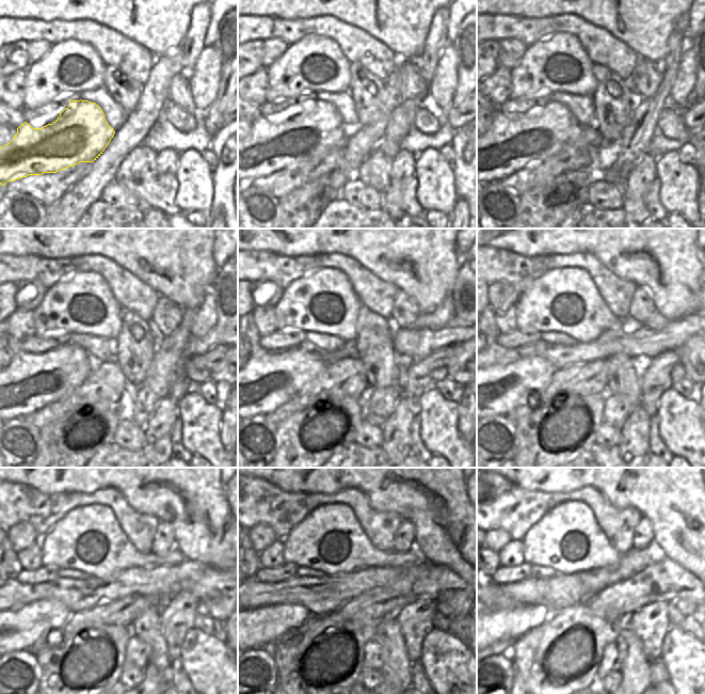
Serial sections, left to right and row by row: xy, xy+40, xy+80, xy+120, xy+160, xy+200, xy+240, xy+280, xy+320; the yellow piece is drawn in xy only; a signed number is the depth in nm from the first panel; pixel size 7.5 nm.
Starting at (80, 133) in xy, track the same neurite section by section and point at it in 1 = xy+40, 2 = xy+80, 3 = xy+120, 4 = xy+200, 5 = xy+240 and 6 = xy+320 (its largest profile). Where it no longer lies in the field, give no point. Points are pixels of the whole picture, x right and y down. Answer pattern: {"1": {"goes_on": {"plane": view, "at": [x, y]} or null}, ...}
{"1": {"goes_on": {"plane": "xy+40", "at": [268, 148]}}, "2": {"goes_on": {"plane": "xy+80", "at": [513, 140]}}, "3": {"goes_on": {"plane": "xy+120", "at": [32, 381]}}, "4": {"goes_on": {"plane": "xy+200", "at": [498, 389]}}, "5": {"goes_on": {"plane": "xy+240", "at": [20, 628]}}, "6": {"goes_on": {"plane": "xy+320", "at": [513, 622]}}}

